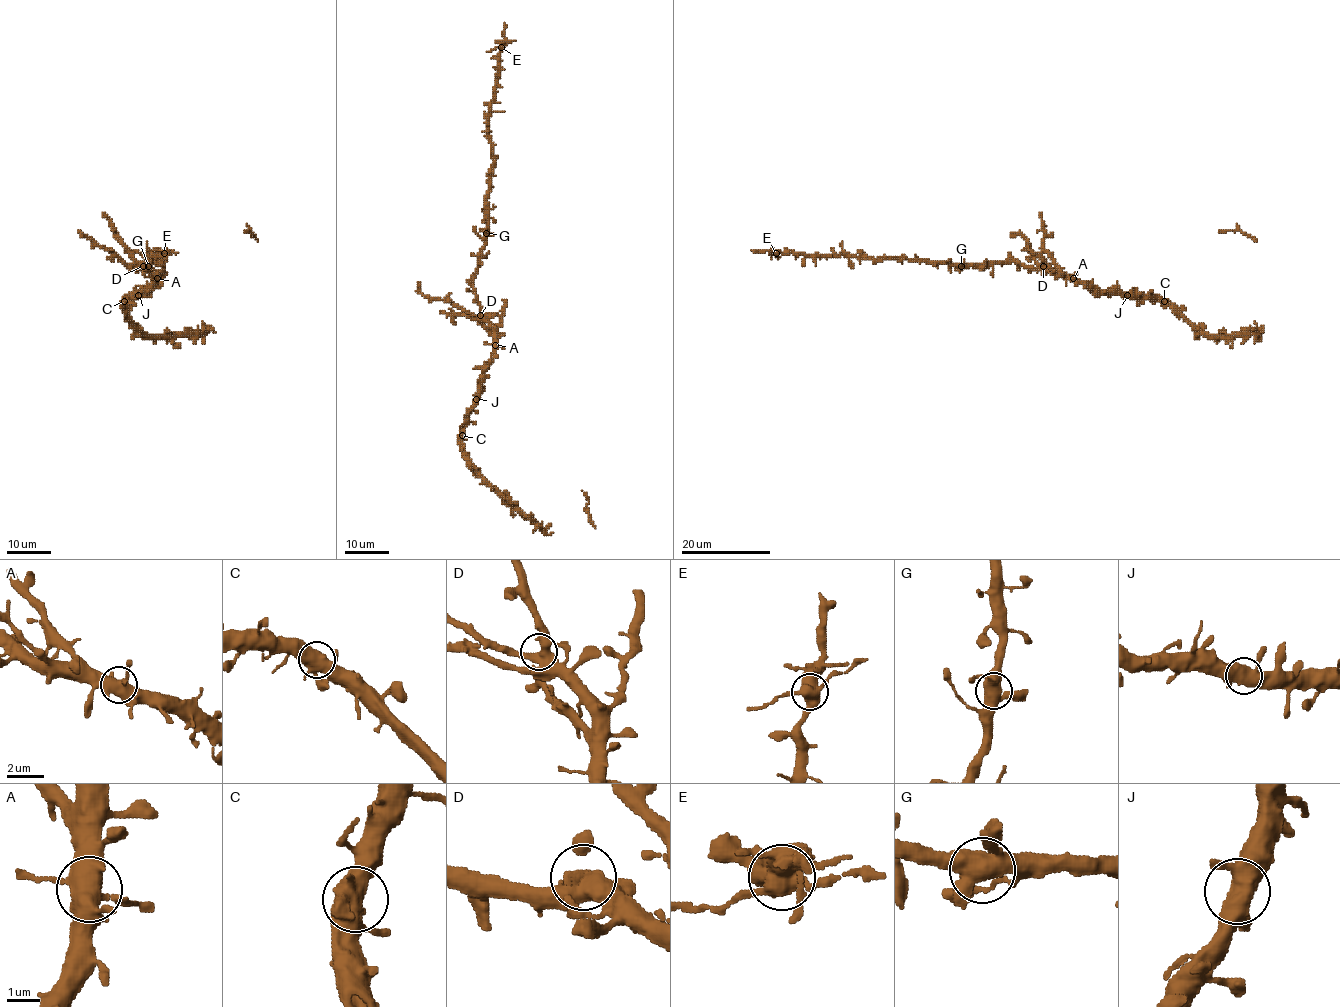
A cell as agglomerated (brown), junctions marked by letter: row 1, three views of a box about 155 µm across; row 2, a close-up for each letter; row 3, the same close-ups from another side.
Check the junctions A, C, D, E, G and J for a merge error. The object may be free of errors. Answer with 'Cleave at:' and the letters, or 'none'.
Cleave at: E

